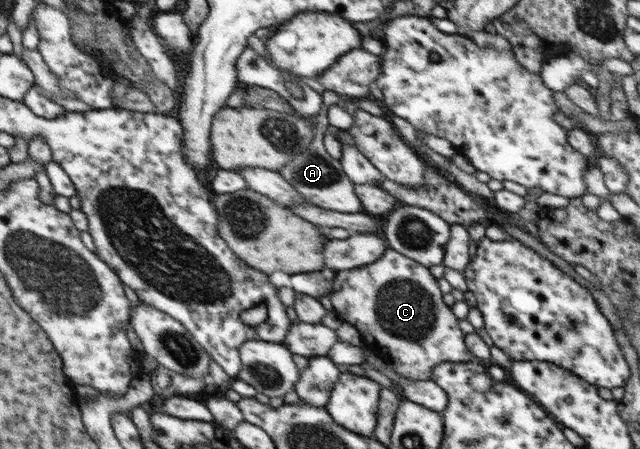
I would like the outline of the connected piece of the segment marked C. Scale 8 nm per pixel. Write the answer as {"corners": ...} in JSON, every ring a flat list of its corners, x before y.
{"corners":[[387,248,383,256,371,264,353,270,336,271,333,291,328,297,341,320,355,326,371,348,389,363,399,376,407,380,426,381,432,377,433,367,442,362,476,361,474,354,465,344,465,334,459,328,458,318,450,307,444,304,441,291,436,278,426,266]]}

